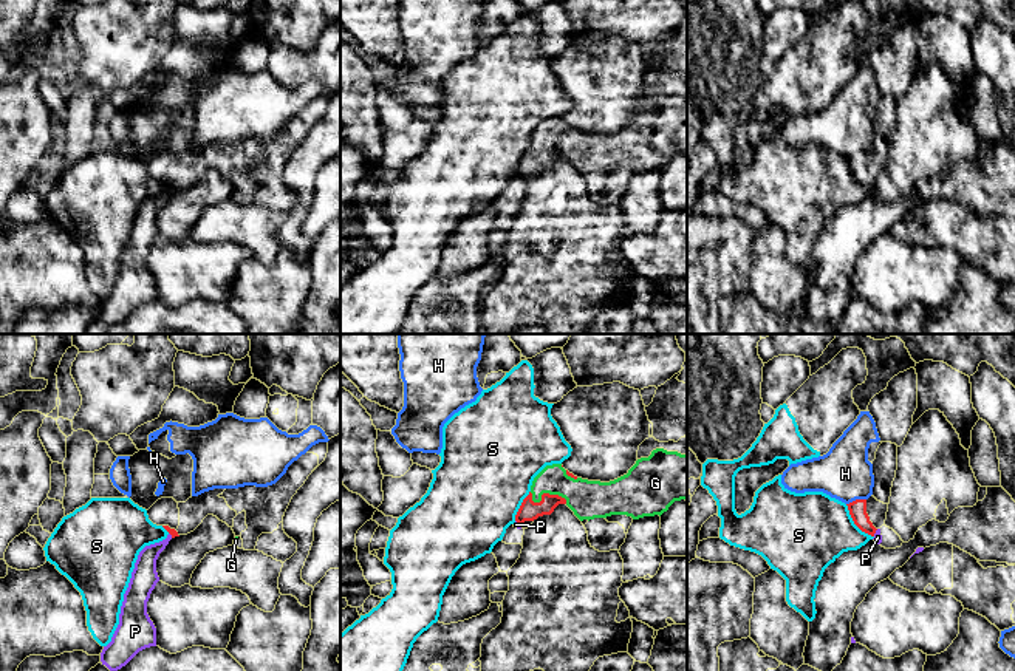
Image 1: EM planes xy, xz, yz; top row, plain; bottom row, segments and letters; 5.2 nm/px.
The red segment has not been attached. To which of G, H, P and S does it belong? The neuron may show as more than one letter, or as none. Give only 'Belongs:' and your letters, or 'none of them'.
Belongs: G

